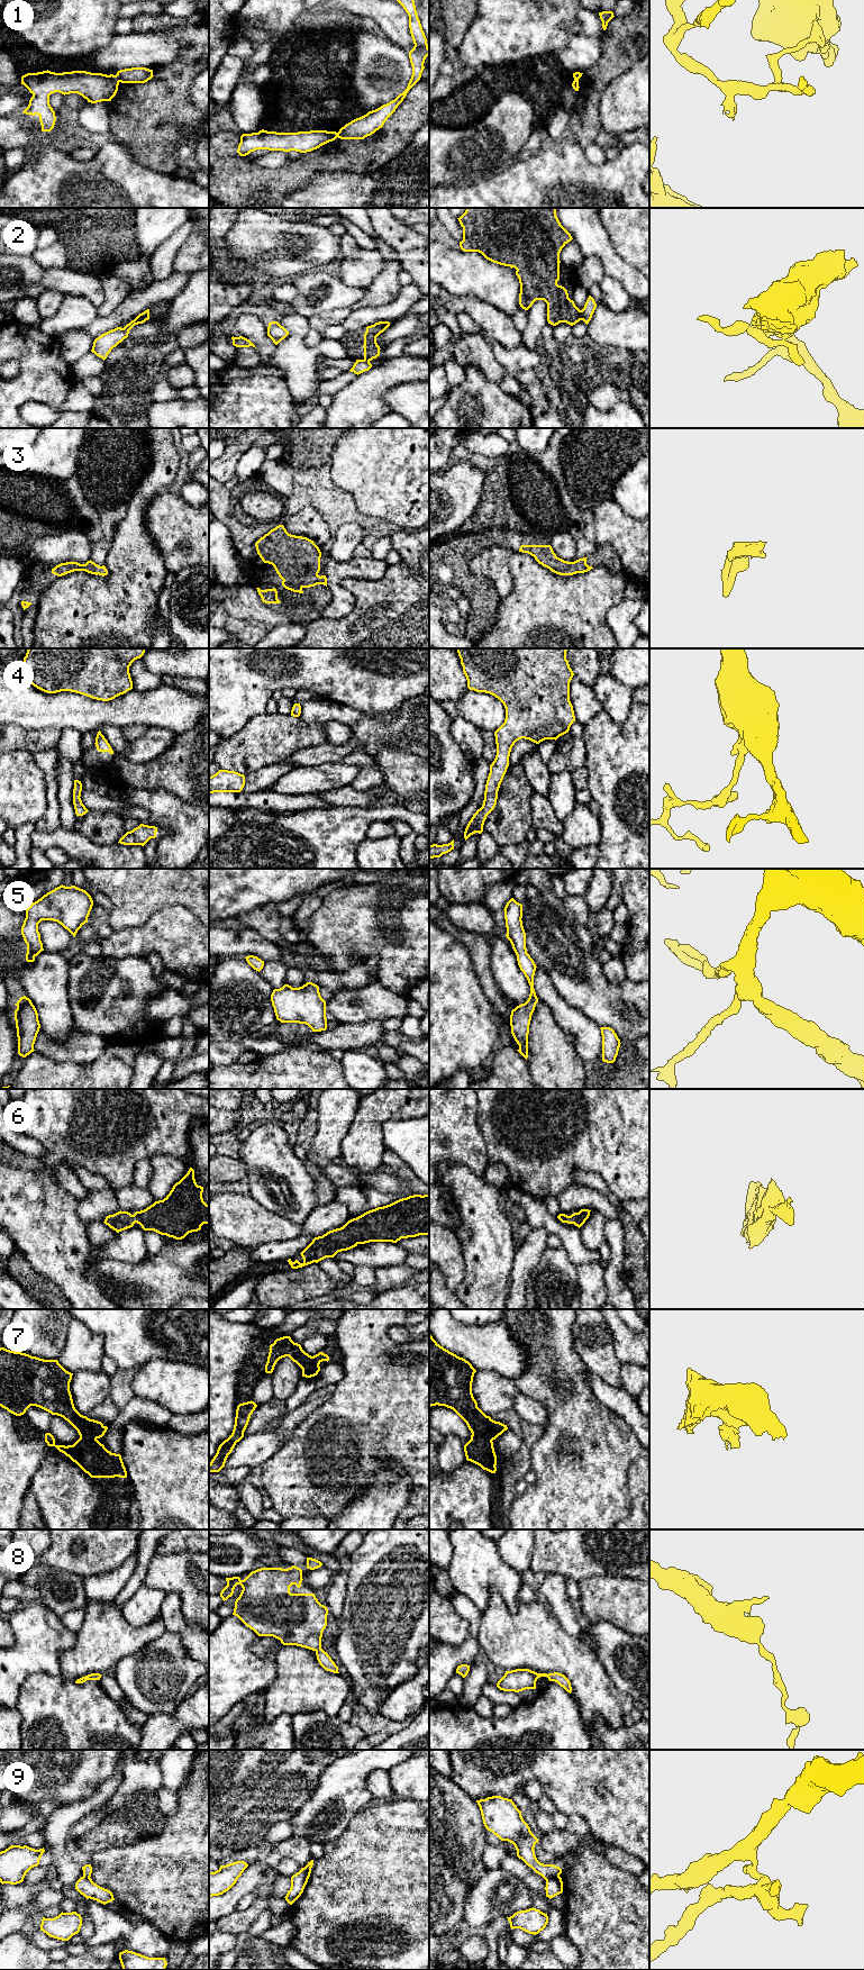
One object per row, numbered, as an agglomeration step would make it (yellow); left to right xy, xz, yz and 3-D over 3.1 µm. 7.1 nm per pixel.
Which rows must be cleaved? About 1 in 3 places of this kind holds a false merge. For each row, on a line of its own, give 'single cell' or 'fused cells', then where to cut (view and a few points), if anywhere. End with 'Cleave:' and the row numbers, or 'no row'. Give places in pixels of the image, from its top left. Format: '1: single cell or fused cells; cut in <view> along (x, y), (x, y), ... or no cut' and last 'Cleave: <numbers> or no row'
1: fused cells; cut in xy along (115, 75), (119, 81)
2: fused cells; cut in yz along (580, 310), (582, 319)
3: single cell; no cut
4: single cell; no cut
5: single cell; no cut
6: single cell; no cut
7: single cell; no cut
8: single cell; no cut
9: fused cells; cut in yz along (558, 1875), (545, 1879)
Cleave: 1, 2, 9

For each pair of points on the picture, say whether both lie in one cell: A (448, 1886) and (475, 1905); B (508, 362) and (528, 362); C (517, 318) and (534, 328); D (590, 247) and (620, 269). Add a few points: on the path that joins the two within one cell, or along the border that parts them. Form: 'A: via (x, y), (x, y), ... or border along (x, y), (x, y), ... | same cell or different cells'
A: border along (481, 1877), (465, 1897), (463, 1918) | different cells
B: via (512, 361), (524, 361) | same cell
C: border along (527, 310), (527, 325), (521, 332) | different cells
D: via (598, 247), (612, 261) | same cell

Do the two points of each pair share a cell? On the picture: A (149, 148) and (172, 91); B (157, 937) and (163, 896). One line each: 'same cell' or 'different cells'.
A: same cell
B: different cells

